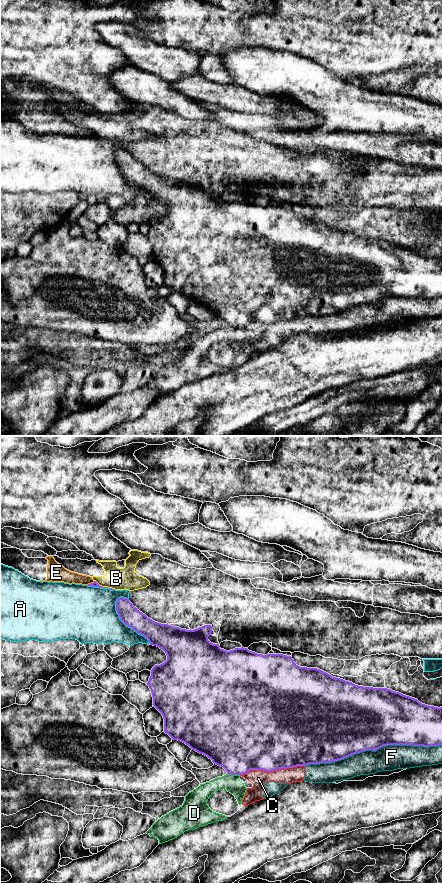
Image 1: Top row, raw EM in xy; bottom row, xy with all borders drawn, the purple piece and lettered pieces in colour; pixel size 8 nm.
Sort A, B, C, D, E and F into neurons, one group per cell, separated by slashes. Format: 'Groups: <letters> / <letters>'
Groups: A / B / C D F / E

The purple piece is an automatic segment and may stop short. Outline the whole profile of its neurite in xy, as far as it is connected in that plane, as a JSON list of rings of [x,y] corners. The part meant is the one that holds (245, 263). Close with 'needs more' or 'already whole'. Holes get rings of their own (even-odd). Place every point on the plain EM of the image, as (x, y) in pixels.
[[[129,151],[116,153],[120,172],[162,201],[167,212],[151,222],[149,238],[153,258],[164,270],[164,284],[172,292],[188,297],[223,319],[227,326],[244,327],[250,322],[272,324],[309,316],[331,315],[366,302],[387,297],[442,297],[442,259],[428,258],[417,251],[387,240],[363,239],[332,229],[317,221],[298,218],[291,208],[257,206],[247,200],[230,203],[208,192],[211,177],[194,182],[161,176],[140,164]]] | already whole

